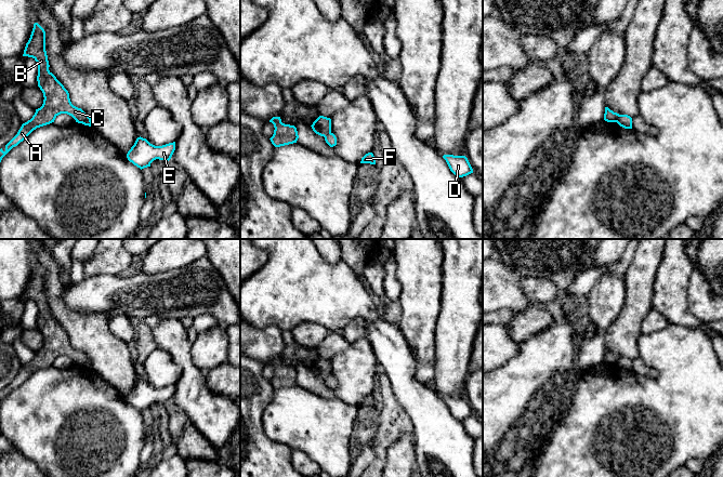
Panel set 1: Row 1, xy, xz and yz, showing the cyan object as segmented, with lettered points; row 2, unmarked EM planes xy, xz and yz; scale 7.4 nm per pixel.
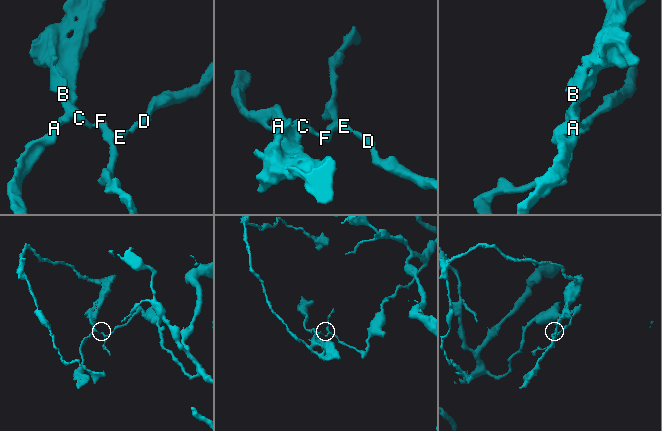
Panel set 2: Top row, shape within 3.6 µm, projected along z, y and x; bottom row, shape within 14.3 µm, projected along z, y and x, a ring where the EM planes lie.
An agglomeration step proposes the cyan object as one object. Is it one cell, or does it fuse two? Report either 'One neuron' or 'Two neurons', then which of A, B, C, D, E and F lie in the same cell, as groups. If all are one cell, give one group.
Two neurons. Groups: A B C / D E F

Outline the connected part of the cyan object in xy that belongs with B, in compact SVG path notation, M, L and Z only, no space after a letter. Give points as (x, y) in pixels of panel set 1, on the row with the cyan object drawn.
M38 23L34 24L23 56L32 57L37 62L37 81L44 100L42 106L36 109L32 118L23 123L17 134L5 145L5 150L0 149L0 162L13 147L23 142L34 130L54 122L58 115L67 114L78 123L82 123L88 117L81 108L71 104L68 91L49 70L50 65L45 51L45 31Z

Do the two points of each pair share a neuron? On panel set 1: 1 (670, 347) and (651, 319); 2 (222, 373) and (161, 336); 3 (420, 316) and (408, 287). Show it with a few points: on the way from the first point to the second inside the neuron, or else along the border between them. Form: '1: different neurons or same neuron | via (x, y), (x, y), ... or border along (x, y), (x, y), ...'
1: different neurons | border along (668, 322), (661, 329), (642, 333)
2: different neurons | border along (205, 372), (207, 387), (220, 394)
3: same neuron | via (420, 308), (420, 299), (416, 294)

